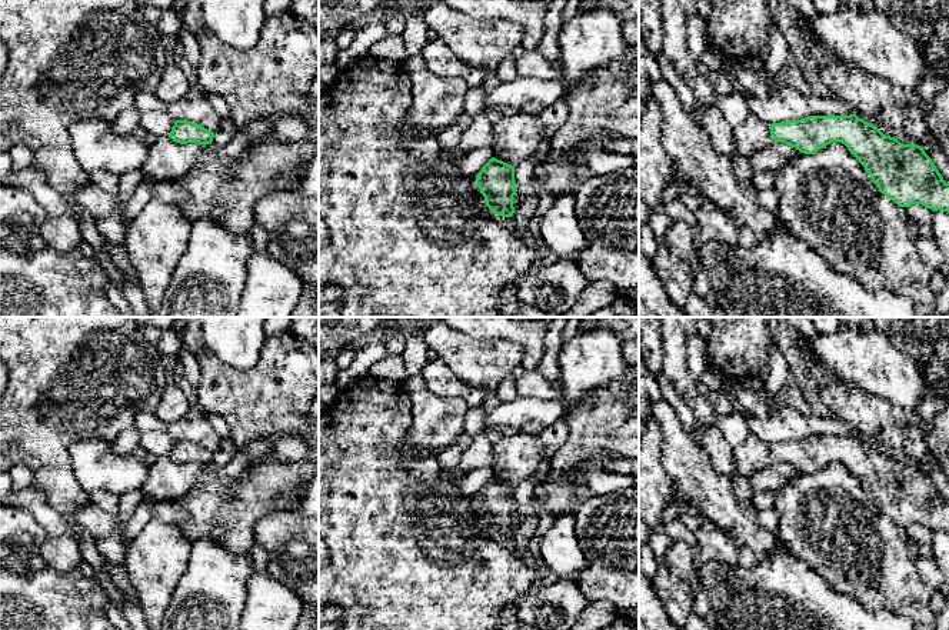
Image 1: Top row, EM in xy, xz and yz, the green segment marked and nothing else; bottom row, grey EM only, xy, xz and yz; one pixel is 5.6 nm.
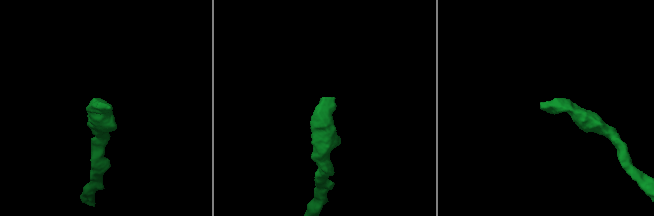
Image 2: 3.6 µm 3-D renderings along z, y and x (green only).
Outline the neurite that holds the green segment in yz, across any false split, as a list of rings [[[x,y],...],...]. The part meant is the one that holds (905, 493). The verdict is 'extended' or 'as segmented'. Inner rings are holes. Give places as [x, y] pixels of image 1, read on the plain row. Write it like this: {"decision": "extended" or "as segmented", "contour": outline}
{"decision": "extended", "contour": [[[750,433],[742,444],[732,449],[732,459],[737,473],[747,480],[755,471],[775,461],[805,474],[839,461],[859,480],[879,511],[899,527],[922,524],[933,531],[949,533],[949,503],[923,467],[903,464],[855,433],[808,436],[770,446]]]}

